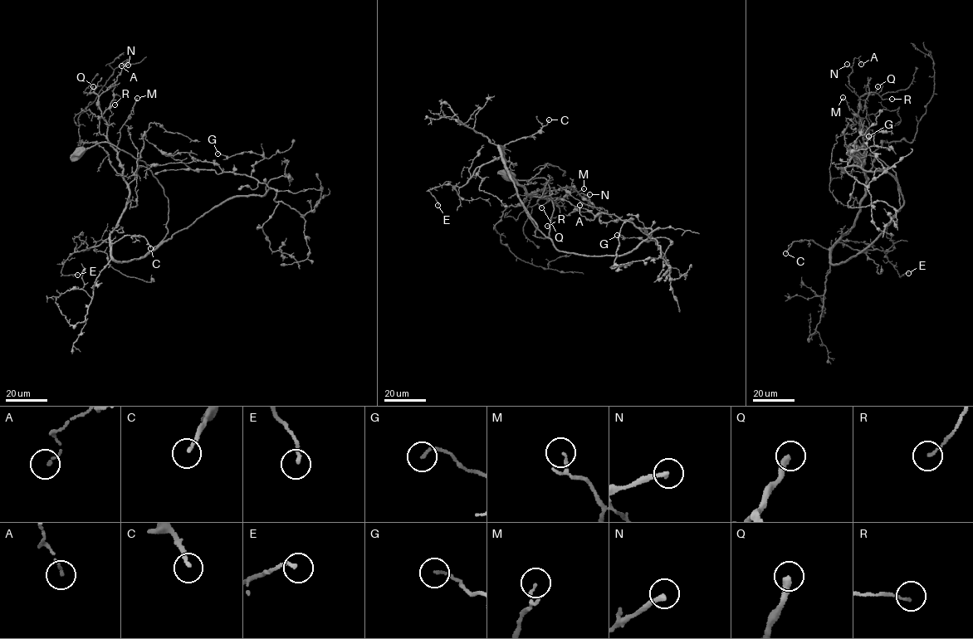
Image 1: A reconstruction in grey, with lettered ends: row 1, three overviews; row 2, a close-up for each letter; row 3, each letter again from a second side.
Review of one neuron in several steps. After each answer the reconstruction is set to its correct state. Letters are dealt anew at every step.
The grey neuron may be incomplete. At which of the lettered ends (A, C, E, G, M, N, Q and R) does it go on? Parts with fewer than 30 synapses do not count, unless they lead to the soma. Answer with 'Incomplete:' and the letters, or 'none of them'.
Incomplete: C, Q

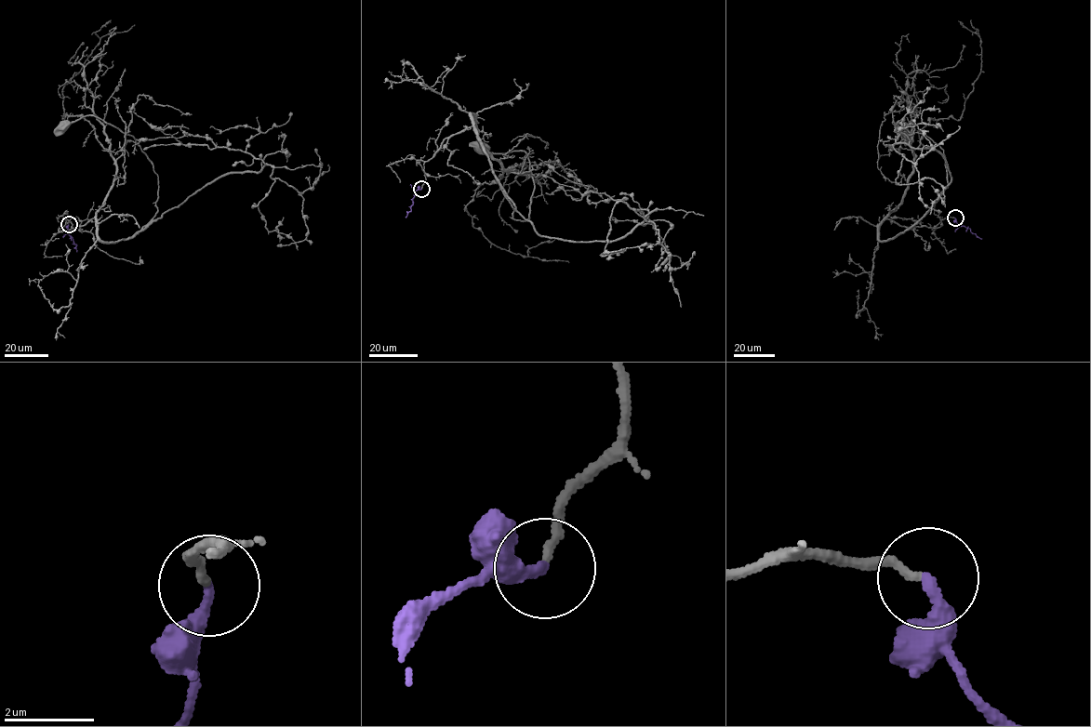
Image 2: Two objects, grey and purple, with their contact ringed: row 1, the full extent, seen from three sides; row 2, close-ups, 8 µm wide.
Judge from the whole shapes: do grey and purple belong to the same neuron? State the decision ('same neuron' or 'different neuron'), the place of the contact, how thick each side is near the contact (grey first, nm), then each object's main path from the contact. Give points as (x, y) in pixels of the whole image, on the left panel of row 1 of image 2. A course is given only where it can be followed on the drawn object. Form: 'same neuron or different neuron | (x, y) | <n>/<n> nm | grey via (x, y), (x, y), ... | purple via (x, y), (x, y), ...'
same neuron | (69, 224) | 160/280 nm | grey via (69, 223), (59, 231), (94, 218), (99, 239), (133, 237), (157, 210), (158, 176), (102, 120), (62, 128) | purple via (69, 223), (67, 232), (76, 251)

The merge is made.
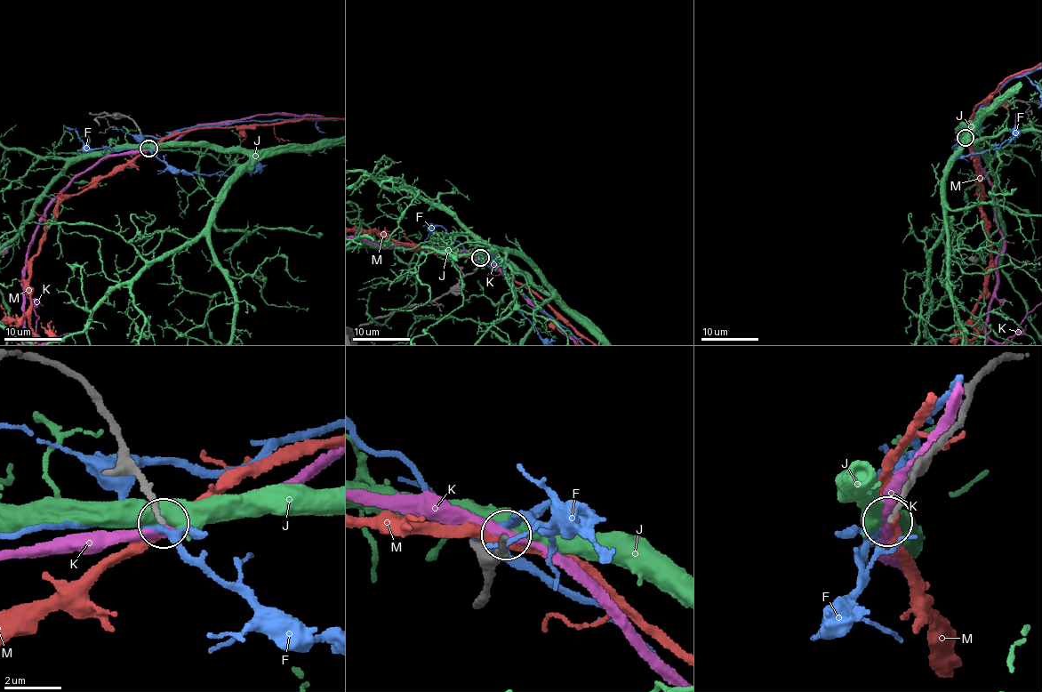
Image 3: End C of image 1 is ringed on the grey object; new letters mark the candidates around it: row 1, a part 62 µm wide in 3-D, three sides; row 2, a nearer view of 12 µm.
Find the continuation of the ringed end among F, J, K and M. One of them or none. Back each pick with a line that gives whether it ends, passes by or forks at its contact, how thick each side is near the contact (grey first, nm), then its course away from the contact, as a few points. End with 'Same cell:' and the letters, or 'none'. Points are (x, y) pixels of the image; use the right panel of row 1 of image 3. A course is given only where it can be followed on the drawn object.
Same cell: none

